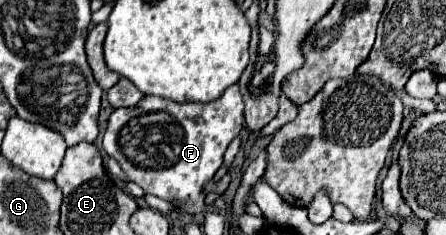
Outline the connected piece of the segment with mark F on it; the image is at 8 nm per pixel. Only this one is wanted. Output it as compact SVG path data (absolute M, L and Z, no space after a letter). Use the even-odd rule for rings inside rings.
M233 84L223 92L221 98L211 102L173 102L159 96L143 96L141 102L135 108L117 108L109 116L109 124L103 136L103 150L107 156L115 158L123 172L139 184L145 194L153 194L165 200L179 200L185 204L185 210L189 214L207 212L205 208L205 194L203 186L209 182L215 172L223 164L223 154L229 146L229 142L239 136L243 128L243 100L239 94L239 86Z

